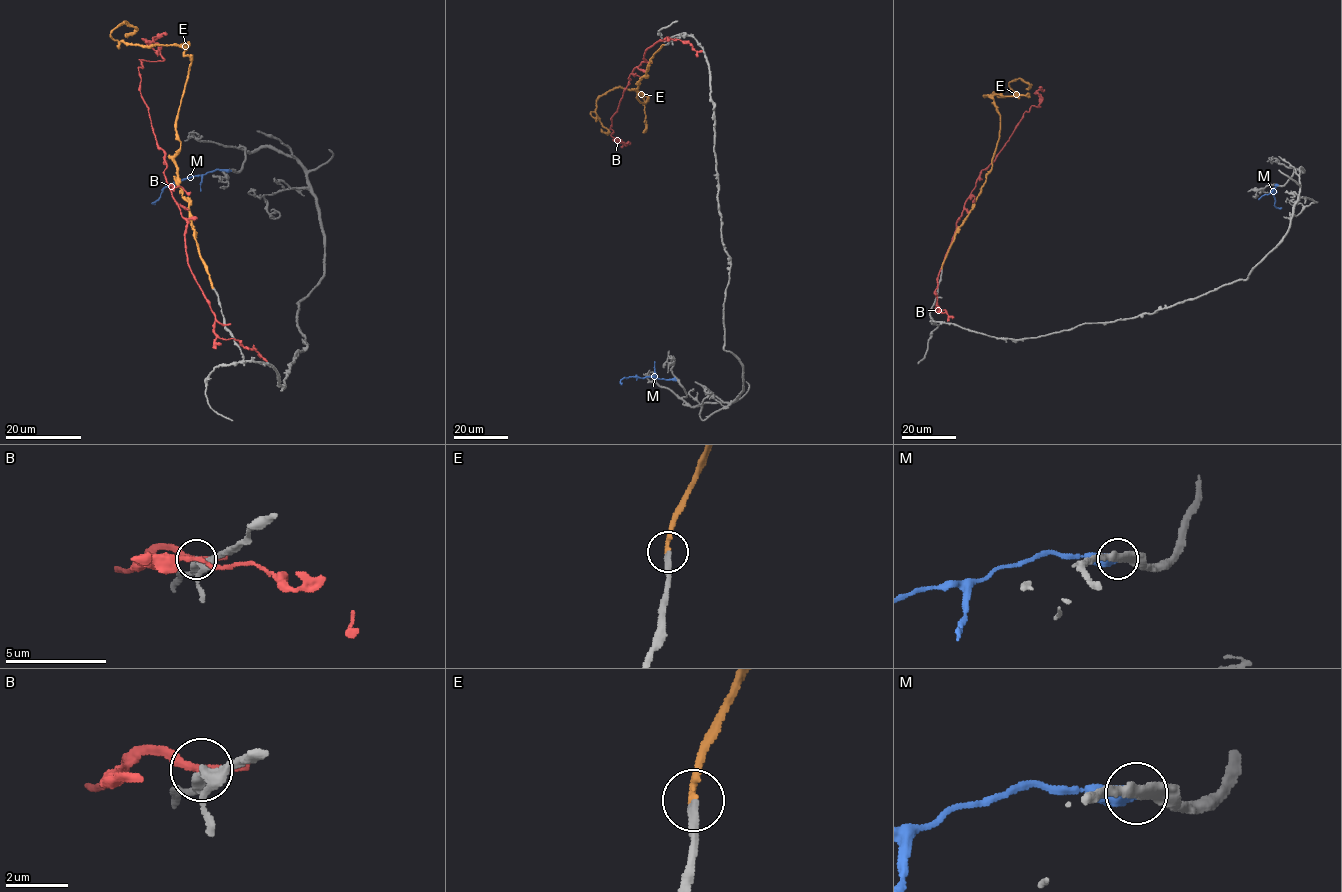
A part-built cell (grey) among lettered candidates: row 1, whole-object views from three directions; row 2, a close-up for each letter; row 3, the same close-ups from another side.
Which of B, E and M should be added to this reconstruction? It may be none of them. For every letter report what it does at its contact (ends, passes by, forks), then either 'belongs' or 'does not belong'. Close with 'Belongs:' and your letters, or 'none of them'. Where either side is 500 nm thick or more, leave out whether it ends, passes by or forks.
B: it passes by | does not belong
E: it ends | belongs
M: does not belong
Belongs: E

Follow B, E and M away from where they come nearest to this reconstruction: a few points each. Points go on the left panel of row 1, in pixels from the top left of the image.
B: (225, 324), (190, 269), (186, 221), (141, 97), (139, 59), (162, 61), (153, 39), (166, 35)
E: (212, 287), (174, 156), (190, 58), (177, 45), (119, 47), (110, 34), (126, 21), (136, 29), (124, 36)
M: (230, 170), (215, 169), (167, 185), (154, 202)

